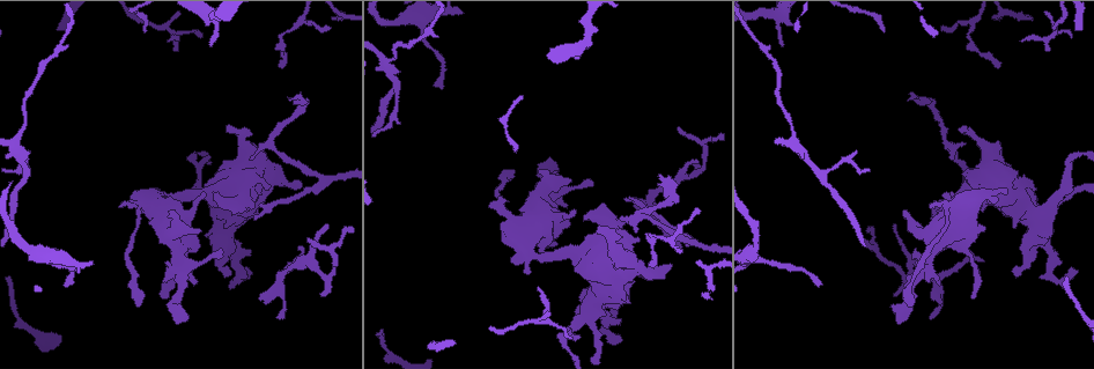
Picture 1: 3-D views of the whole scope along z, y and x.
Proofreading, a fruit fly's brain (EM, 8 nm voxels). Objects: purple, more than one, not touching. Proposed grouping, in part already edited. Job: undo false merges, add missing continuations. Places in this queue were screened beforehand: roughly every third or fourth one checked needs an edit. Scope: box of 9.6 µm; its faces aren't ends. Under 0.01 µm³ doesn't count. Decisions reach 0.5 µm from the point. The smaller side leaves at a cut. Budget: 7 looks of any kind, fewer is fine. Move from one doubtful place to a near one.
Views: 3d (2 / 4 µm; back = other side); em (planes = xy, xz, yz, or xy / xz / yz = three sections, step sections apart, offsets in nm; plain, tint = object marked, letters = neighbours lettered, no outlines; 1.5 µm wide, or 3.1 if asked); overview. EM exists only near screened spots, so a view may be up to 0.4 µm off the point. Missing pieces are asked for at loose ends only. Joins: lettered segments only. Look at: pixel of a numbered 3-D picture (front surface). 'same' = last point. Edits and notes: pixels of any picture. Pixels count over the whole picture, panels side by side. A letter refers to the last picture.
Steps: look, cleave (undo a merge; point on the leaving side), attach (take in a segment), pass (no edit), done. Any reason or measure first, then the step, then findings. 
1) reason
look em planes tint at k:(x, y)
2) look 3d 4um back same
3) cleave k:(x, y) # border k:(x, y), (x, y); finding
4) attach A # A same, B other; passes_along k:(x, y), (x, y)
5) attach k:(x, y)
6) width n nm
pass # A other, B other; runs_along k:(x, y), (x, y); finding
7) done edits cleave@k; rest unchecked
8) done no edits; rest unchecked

abrupt turn
look em 3.1um yz step 16 tint at 1:(543, 311)

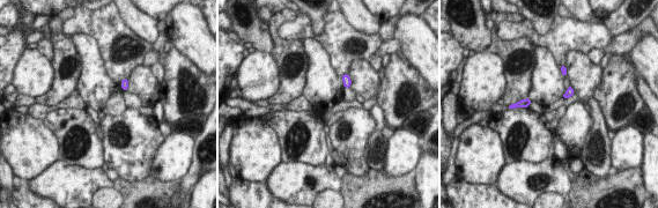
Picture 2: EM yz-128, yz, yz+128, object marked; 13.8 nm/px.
another direction
look em 3.1um planes letters same

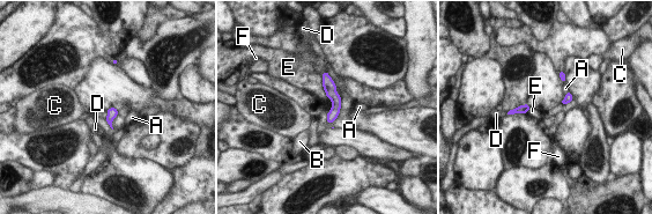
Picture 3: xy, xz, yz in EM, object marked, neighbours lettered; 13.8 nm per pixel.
width 140 nm
pass # A other, B other, C other, D other, E other, F other; one neuron here

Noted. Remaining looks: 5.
long arm stops here
look em planes plain at 1:(910, 304)

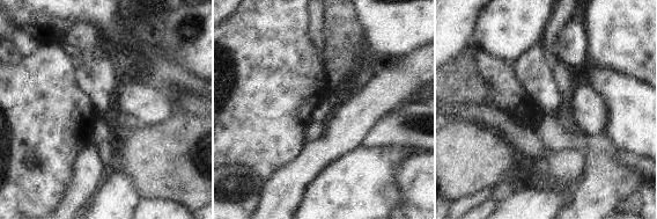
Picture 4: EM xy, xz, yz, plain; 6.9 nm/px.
look em planes letters same

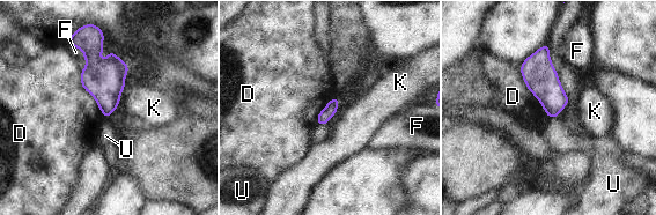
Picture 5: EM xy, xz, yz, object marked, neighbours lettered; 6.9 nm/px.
pass # D other, F other, K other, U other; border 5:(520, 66), (526, 88), (548, 117); no lettered segment goes on from it

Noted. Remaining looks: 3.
branch stops here
look 3d 4um at 1:(974, 299)

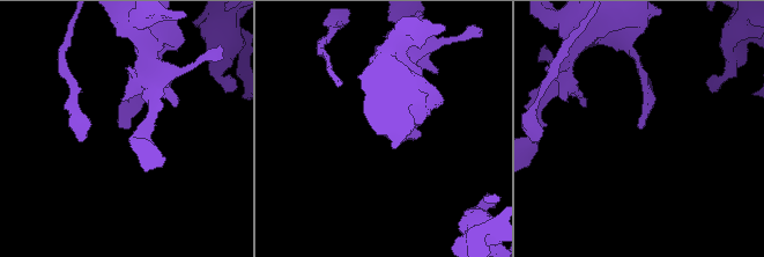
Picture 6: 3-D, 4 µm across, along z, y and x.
look em planes tint at 6:(640, 128)

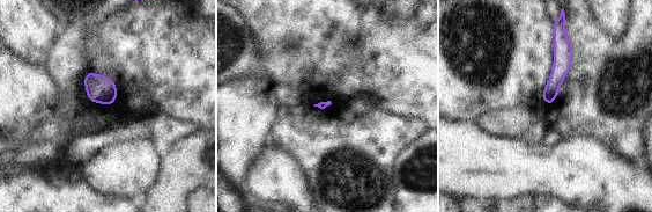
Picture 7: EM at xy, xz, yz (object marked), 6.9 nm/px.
what lies round it
look em planes letters same

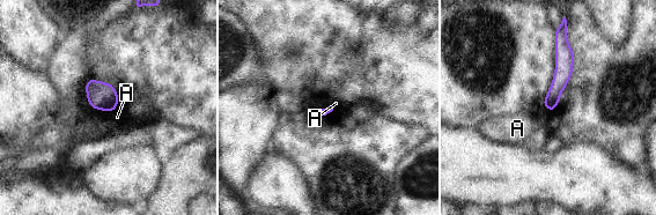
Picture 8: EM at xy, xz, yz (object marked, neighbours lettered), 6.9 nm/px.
pass # A other; runs_along 8:(564, 42), (564, 72), (551, 106); no lettered segment goes on from it

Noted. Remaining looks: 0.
done no edits; rest unchecked

